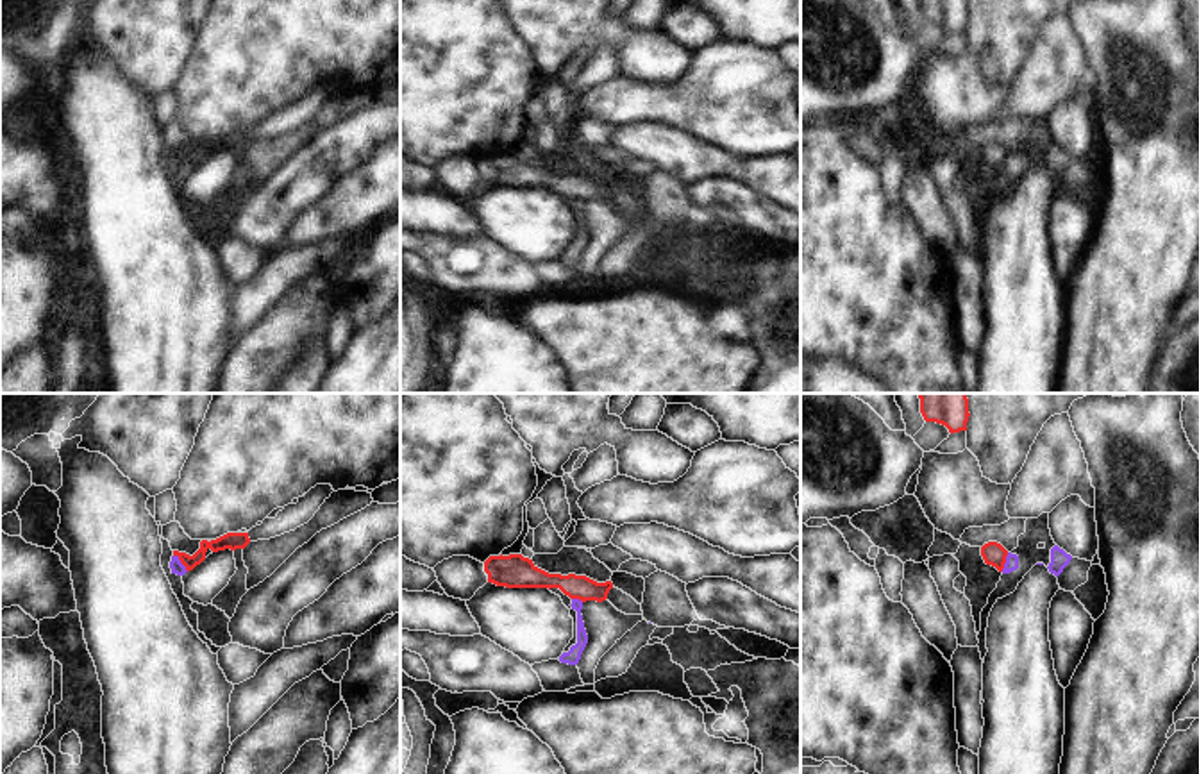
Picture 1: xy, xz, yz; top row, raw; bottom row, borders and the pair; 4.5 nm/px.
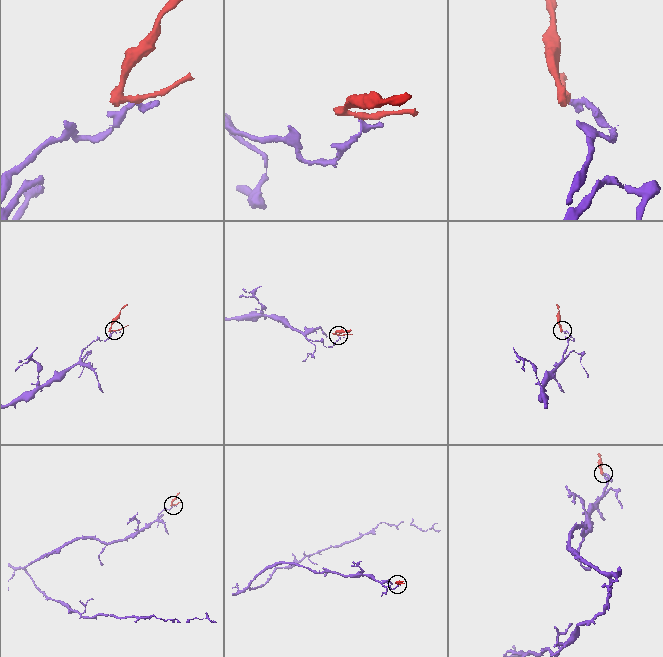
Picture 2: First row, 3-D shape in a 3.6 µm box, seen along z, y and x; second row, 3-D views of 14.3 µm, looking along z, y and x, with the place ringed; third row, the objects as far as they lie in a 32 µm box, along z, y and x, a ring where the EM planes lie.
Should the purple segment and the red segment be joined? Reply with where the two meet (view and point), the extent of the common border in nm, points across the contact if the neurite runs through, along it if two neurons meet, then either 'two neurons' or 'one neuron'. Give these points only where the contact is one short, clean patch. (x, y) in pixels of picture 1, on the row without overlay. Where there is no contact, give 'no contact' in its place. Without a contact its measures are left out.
xy (181, 163) | 100 nm | along xy (174, 154), (188, 170) | two neurons

